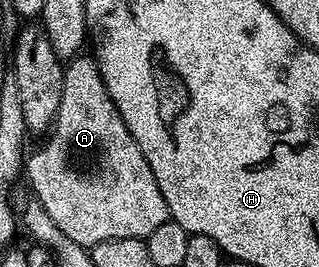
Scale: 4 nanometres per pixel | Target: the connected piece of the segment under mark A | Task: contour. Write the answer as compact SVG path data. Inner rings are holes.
M75 57L65 64L64 89L60 93L60 109L54 118L54 126L50 128L45 136L45 139L47 138L46 143L40 144L31 155L29 152L25 156L24 175L25 178L30 178L31 189L29 188L29 190L32 192L33 198L40 201L40 205L46 210L48 217L52 217L52 221L56 221L60 233L64 233L64 237L76 241L76 245L89 249L95 247L97 243L112 241L113 239L141 239L144 241L150 236L152 229L158 228L159 225L164 225L170 219L170 211L166 208L164 193L160 193L160 185L156 185L156 177L152 173L148 161L144 161L144 153L140 153L140 145L136 145L136 141L128 133L128 125L124 125L124 121L120 117L112 97L108 97L108 89L100 77L98 64L94 62L93 58L82 58Z

